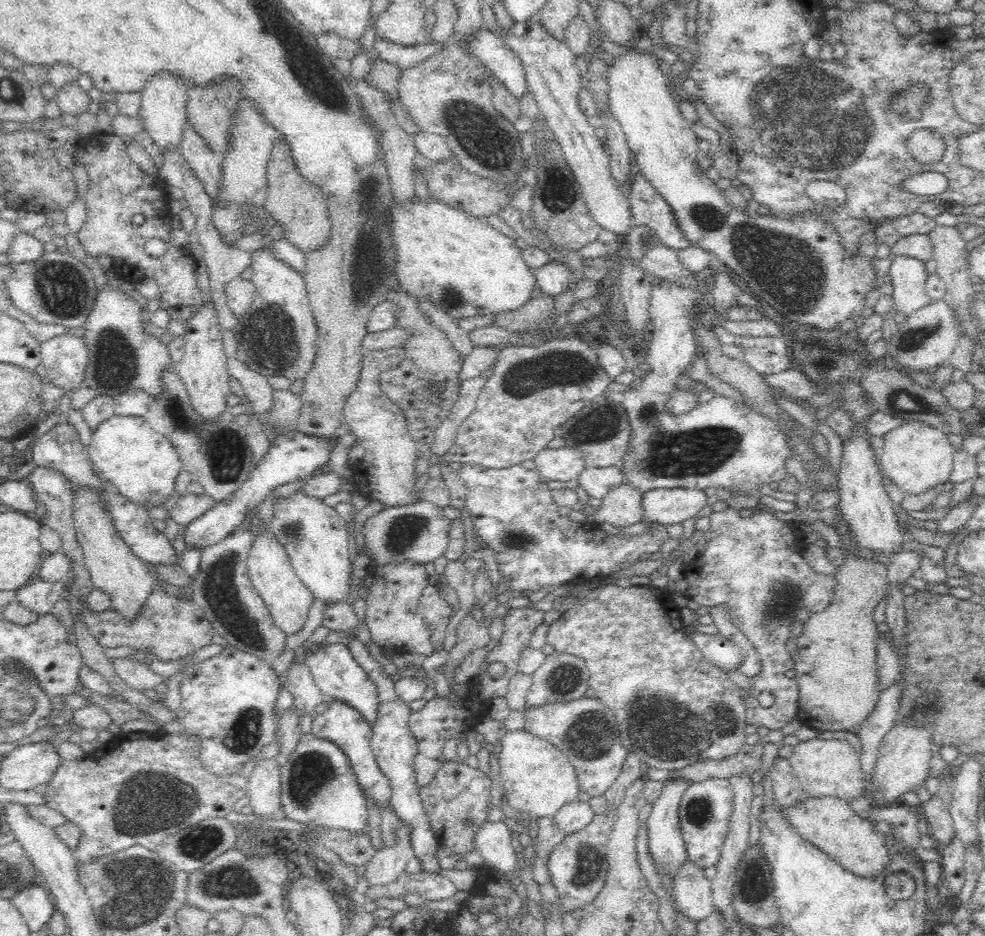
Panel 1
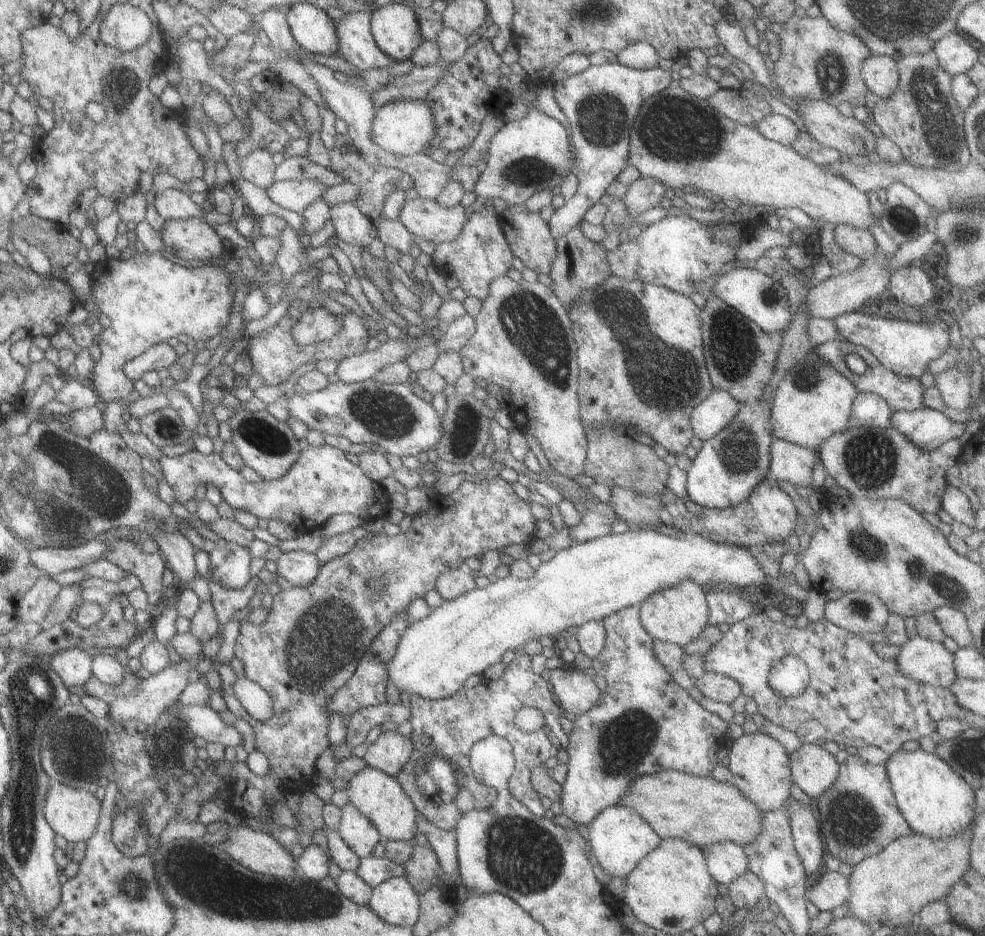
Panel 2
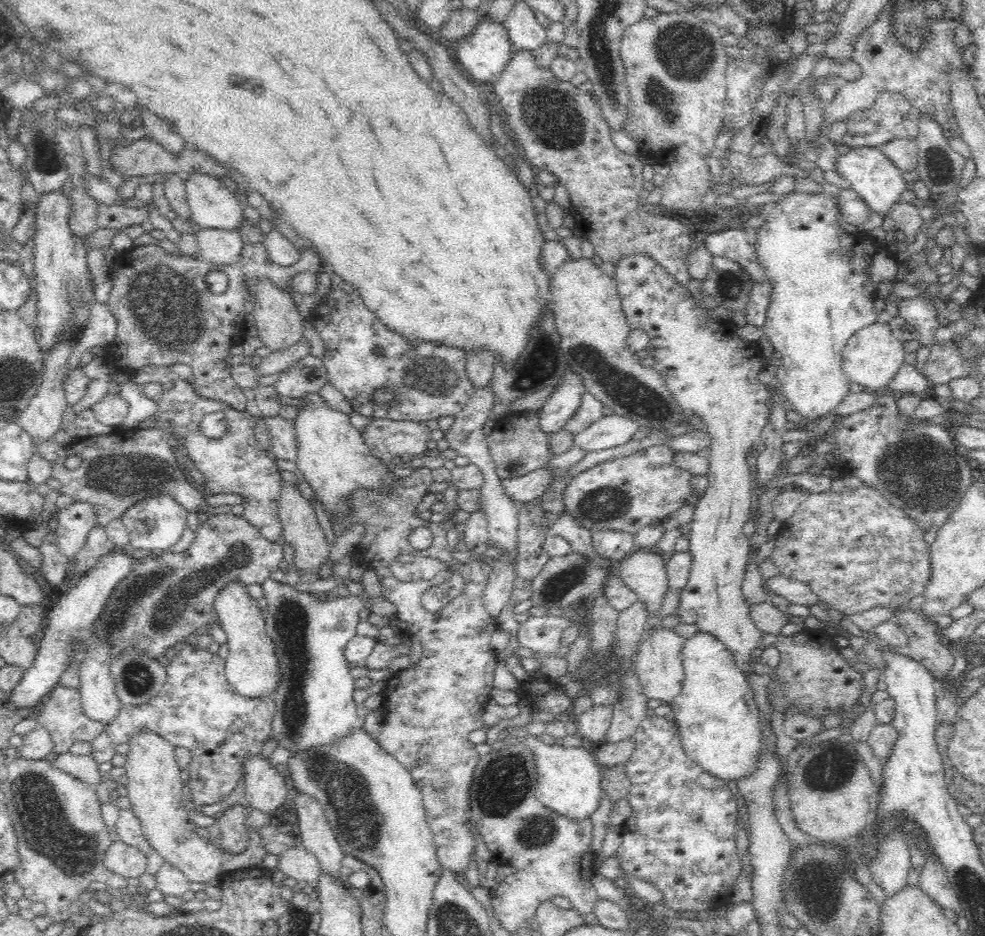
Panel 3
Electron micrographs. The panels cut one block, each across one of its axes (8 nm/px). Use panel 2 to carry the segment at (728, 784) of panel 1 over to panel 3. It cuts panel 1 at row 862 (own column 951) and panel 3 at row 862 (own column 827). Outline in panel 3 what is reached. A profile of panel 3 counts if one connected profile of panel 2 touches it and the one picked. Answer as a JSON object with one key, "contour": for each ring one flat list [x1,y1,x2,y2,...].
{"contour":[[651,712,641,720,640,726,634,732,632,738,635,740,635,750,630,760,624,765,626,775,631,783,628,800,632,815,628,818,626,824,626,832,622,834,622,843,615,852,615,857,620,861,623,872,634,876,634,878,641,878,644,882,648,882,656,887,664,897,664,906,661,910,666,913,677,913,683,911,700,912,711,910,712,908,728,909,726,905,730,906,733,897,734,885,741,870,741,859,737,851,736,839,736,822,738,817,737,798,732,794,730,788,720,778,714,778,712,774,705,772,698,767,683,750,682,740,677,724,674,720,668,721,663,717,657,716]]}

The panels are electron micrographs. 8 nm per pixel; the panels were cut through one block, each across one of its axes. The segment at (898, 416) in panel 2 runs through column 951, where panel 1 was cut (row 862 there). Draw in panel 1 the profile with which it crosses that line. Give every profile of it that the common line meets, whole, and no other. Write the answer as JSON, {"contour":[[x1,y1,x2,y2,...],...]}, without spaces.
{"contour":[[355,638,347,642,346,645,350,649,354,660,366,671,368,677,376,685,376,693,378,693,378,708,376,709,378,709,378,712,376,712,376,722,371,726,371,749,378,767,380,767,384,777,386,777,390,784,390,806,398,816,400,823,406,825,412,831,410,841,412,841,415,857,420,860,423,872,436,874,436,872,440,872,441,868,437,855,439,840,436,839,436,836,430,829,428,816,423,810,423,803,419,796,420,788,417,786,416,774,414,772,414,760,416,754,418,754,418,742,409,729,409,716,413,711,409,705,402,702,401,698,398,698,395,691,395,682,392,681,388,673,383,671,380,663,370,657,369,650,364,646,365,644]]}

